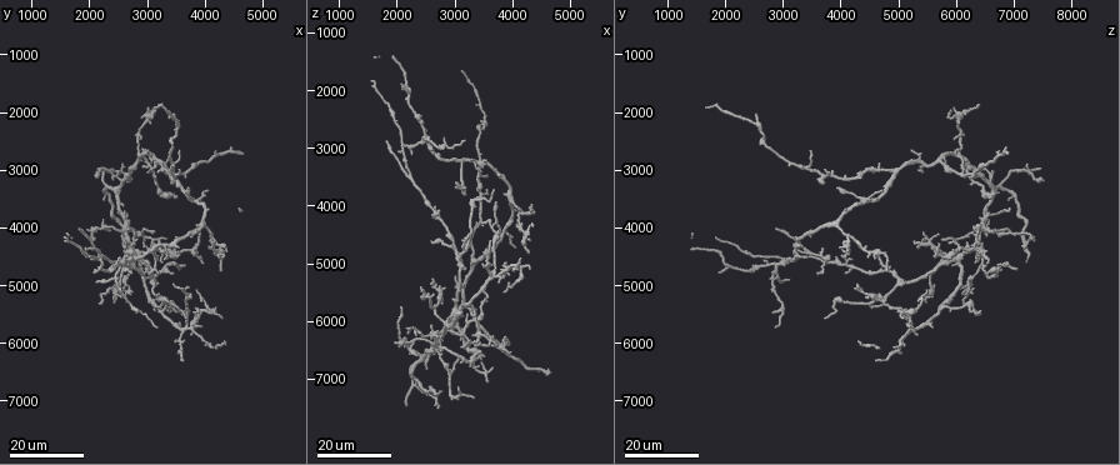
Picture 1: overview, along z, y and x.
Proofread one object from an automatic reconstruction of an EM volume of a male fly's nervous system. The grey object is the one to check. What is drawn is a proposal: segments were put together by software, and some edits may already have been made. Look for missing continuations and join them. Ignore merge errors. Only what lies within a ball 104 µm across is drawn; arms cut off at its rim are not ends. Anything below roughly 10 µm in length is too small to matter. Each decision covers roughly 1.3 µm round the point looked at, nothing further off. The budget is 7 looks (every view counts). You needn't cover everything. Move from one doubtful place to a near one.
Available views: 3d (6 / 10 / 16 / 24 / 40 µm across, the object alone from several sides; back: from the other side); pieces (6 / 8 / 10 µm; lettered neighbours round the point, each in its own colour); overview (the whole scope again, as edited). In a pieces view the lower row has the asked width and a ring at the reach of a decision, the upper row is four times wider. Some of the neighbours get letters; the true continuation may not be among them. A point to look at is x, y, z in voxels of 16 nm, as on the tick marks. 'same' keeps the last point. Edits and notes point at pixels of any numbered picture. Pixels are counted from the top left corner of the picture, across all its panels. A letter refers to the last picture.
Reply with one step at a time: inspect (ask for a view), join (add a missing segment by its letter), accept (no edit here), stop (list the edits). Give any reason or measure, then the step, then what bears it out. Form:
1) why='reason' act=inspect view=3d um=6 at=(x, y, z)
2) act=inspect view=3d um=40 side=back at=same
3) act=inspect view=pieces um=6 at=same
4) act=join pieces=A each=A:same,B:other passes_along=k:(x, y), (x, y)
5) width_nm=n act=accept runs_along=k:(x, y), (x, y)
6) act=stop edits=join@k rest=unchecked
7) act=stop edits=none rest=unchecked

why='free end' act=inspect view=3d um=16 at=(4250, 4750, 4800)

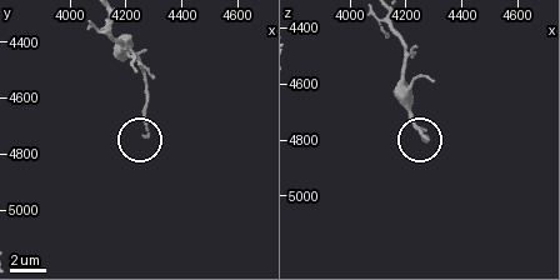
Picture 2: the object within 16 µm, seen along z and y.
act=inspect view=pieces um=10 at=(4280, 4750, 4800)

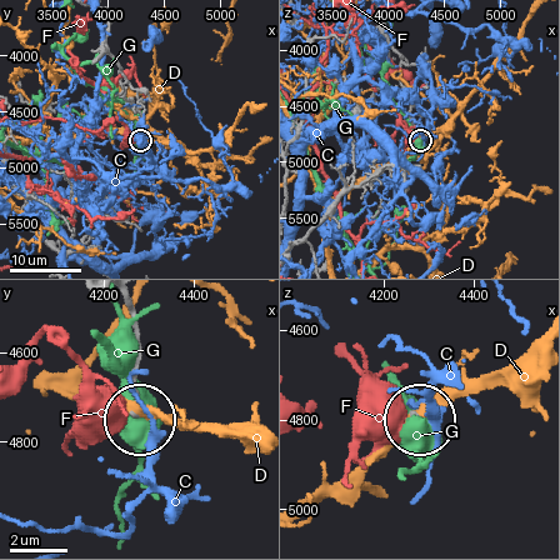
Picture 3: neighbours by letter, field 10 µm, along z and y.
width_nm=160 act=accept each=C:other,D:other,F:other,G:other runs_along=3:(125, 303), (135, 325), (140, 415) found='no lettered segment goes on from it'

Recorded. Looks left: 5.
why='stops while still wide' act=inspect view=3d um=24 at=(3100, 4000, 6650)

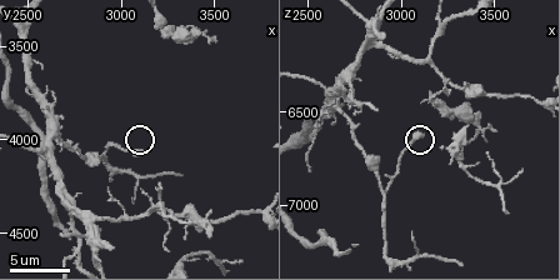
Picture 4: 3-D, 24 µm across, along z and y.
why='what lies round it' act=inspect view=pieces um=10 at=(3100, 4060, 6620)

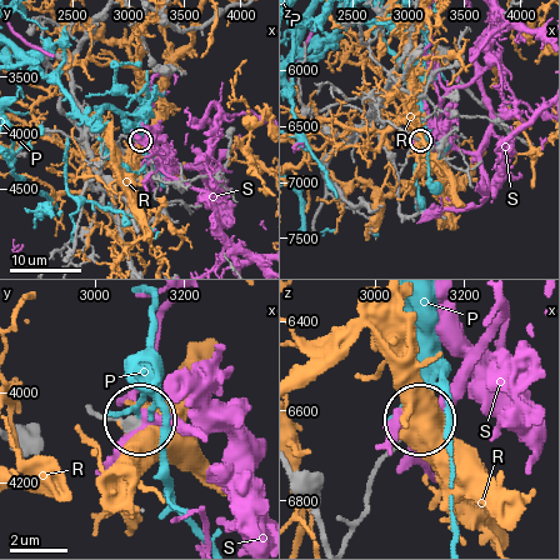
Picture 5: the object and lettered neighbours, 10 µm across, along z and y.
act=accept each=P:other,R:other,S:other found='no lettered segment goes on from it'

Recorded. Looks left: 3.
why='tapers out' act=inspect view=3d um=16 at=(2050, 4250, 5750)

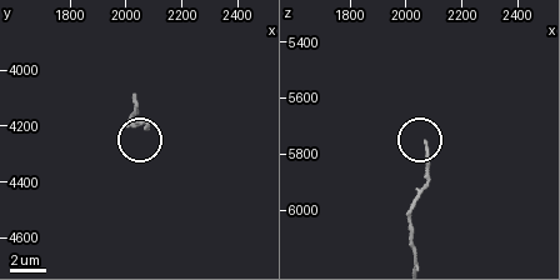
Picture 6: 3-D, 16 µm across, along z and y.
why='zoom in' act=inspect view=3d um=10 at=(2080, 4210, 5770)

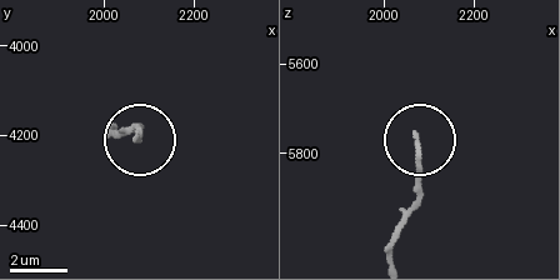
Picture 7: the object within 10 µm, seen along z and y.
act=inspect view=pieces um=6 at=same

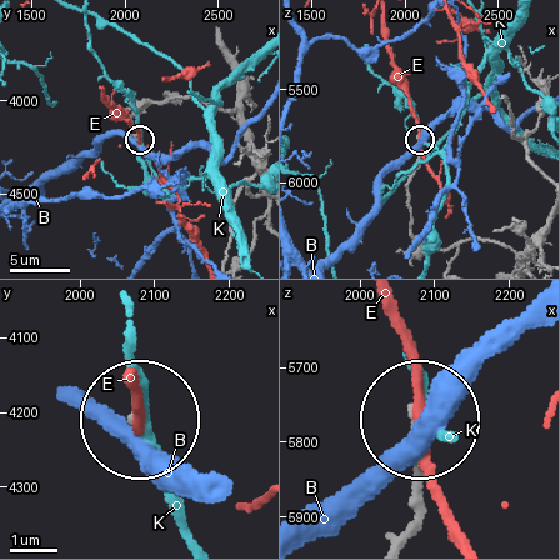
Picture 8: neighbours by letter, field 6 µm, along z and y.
act=accept each=B:other,E:other,K:other found='no lettered segment goes on from it'

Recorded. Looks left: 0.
act=stop edits=none rest=unchecked

